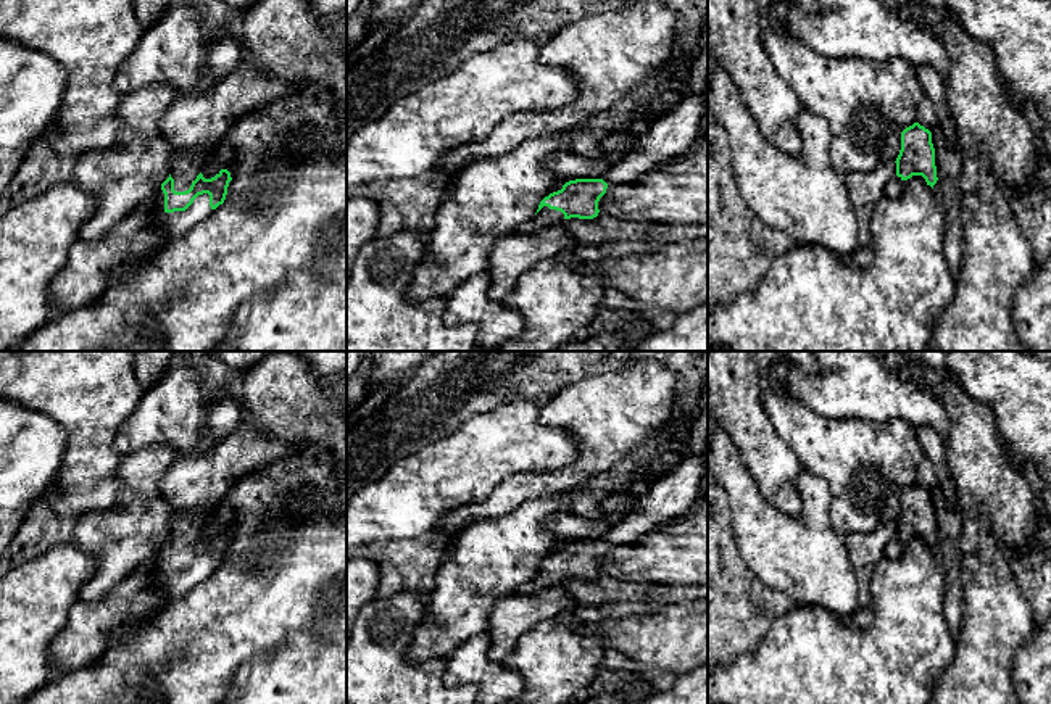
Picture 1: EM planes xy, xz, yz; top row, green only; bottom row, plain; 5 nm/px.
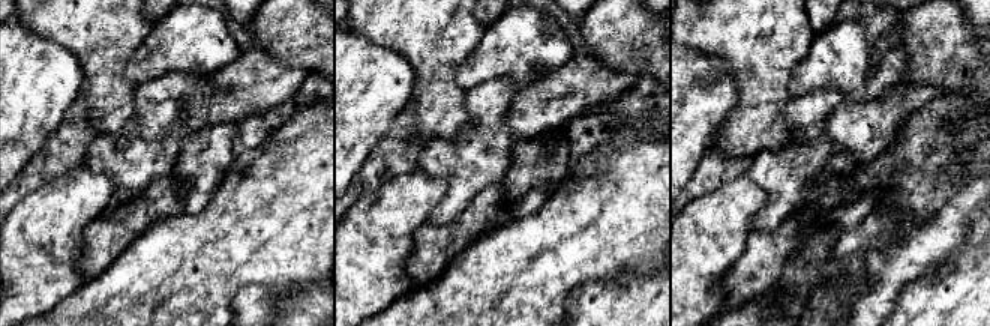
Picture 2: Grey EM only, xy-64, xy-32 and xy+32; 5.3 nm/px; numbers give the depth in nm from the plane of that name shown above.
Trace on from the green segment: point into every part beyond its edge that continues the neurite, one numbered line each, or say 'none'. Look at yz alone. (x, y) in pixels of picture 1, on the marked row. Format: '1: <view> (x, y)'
none

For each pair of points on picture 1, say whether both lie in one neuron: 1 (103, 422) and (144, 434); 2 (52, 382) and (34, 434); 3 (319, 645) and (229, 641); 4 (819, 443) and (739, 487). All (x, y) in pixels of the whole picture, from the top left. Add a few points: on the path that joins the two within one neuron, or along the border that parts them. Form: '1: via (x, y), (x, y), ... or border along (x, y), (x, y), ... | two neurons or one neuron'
1: border along (141, 397), (113, 442), (121, 456), (118, 466) | two neurons
2: border along (16, 401), (49, 414), (60, 426), (66, 440) | two neurons
3: border along (316, 622), (281, 646), (249, 658) | two neurons
4: border along (803, 467), (818, 476), (829, 487), (830, 493) | two neurons

